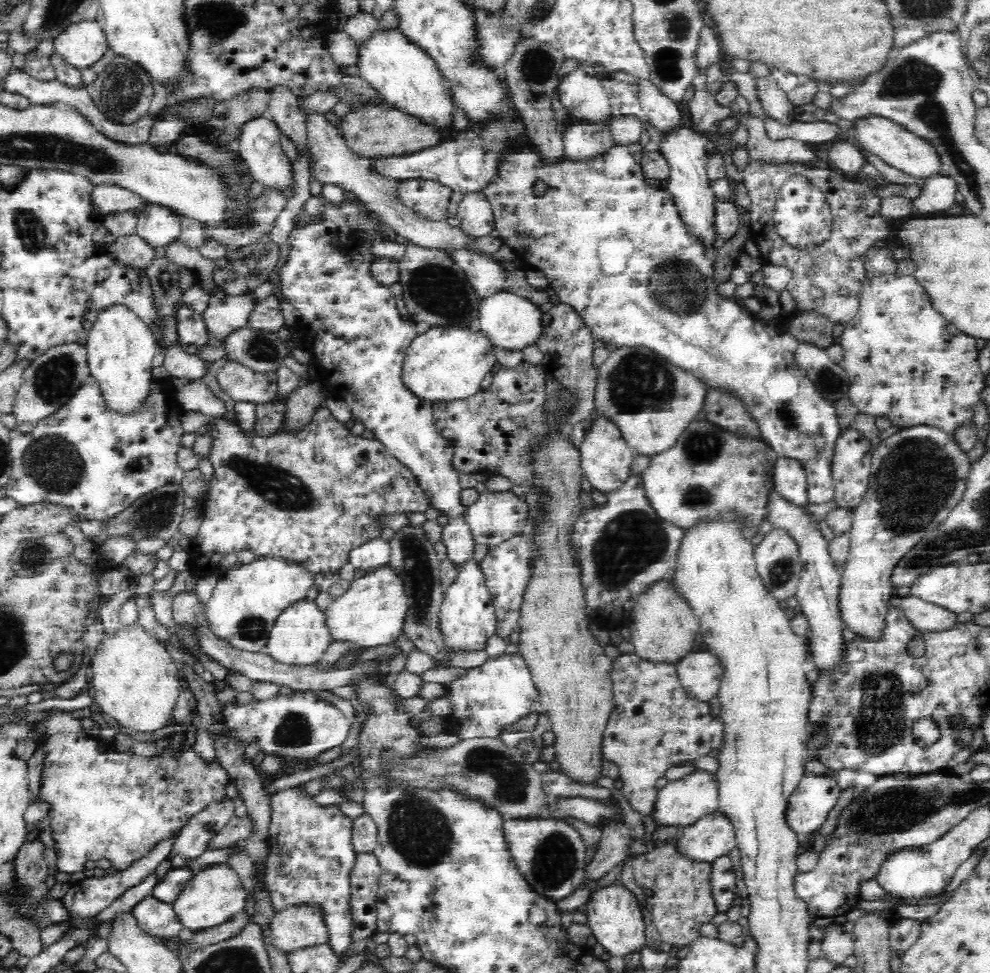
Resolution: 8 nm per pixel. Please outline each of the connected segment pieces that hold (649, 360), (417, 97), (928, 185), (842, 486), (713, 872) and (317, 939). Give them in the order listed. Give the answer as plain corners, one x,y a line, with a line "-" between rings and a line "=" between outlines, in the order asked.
645,346
612,347
609,357
597,369
595,412
615,424
630,449
652,456
670,448
684,427
703,409
706,388
692,374
674,366
667,358
=
399,26
394,29
378,27
366,40
357,44
355,65
359,68
357,76
390,104
432,124
438,124
449,134
453,132
454,102
444,93
443,78
436,59
422,45
408,39
408,35
=
946,176
927,178
920,194
911,199
911,217
936,217
945,215
944,210
953,210
956,204
954,195
957,192
955,181
=
856,429
841,431
831,470
836,506
853,510
861,504
869,488
870,469
869,442
=
728,855
717,856
709,863
708,880
712,902
717,914
724,914
734,906
736,900
736,870
=
322,903
286,905
272,919
272,941
284,952
328,942
328,923

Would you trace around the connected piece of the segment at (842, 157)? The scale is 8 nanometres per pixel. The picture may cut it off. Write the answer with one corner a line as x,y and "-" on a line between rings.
837,141
828,153
830,167
848,179
854,179
854,174
860,174
866,166
867,158
852,141

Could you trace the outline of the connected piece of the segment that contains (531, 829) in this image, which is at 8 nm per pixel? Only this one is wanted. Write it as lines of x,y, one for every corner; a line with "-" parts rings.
540,816
505,820
503,835
520,872
542,896
557,902
581,883
587,866
586,845
580,828
568,819

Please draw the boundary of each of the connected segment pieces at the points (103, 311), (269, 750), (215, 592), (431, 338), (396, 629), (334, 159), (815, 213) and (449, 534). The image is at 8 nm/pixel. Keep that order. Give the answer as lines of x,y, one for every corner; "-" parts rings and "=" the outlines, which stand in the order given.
116,301
99,308
94,322
85,331
87,368
104,391
108,404
116,411
136,408
152,378
151,362
158,349
150,325
127,304
=
294,690
290,694
281,694
280,691
272,698
250,702
224,702
220,710
220,729
208,729
209,736
216,744
216,736
232,746
248,748
255,744
262,752
262,756
272,756
280,762
279,776
292,774
297,770
308,770
318,762
318,758
346,742
350,736
352,722
344,716
338,704
324,700
314,690
=
258,555
248,564
237,563
225,571
218,573
216,586
212,590
210,599
205,603
206,617
210,629
222,641
235,650
260,653
267,647
268,634
276,618
290,605
306,598
308,591
315,585
315,575
304,561
288,559
284,555
=
432,325
419,334
406,349
402,368
404,385
419,397
437,400
462,400
481,390
481,382
494,368
494,344
476,326
=
389,566
369,572
354,580
352,588
325,611
330,639
334,644
350,644
355,649
390,645
401,635
406,608
402,583
=
314,110
305,116
307,129
305,147
312,155
312,180
314,182
320,182
323,185
332,184
343,188
350,194
355,194
357,200
363,203
364,208
375,214
385,224
389,224
398,235
412,241
413,244
439,250
445,244
453,244
459,248
460,245
468,245
469,248
474,248
461,229
450,226
446,220
431,221
404,205
400,199
396,181
379,174
371,158
361,157
350,148
341,126
331,115
=
793,172
779,188
773,218
782,239
796,247
811,247
828,240
832,217
819,188
804,173
=
450,520
442,527
441,540
446,549
447,561
452,566
457,567
473,556
475,542
465,520

